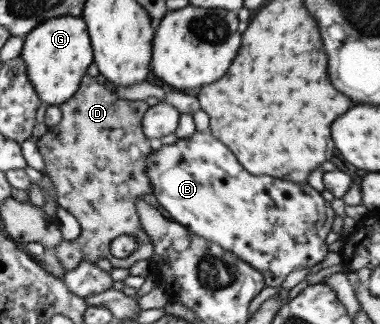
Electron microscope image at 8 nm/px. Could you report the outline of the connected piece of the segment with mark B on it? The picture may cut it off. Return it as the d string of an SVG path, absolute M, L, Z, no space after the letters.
M195 131L190 137L177 139L172 144L155 144L151 151L151 155L149 155L147 161L145 161L145 172L147 173L148 179L151 181L151 191L156 201L159 206L166 210L166 213L169 213L172 221L179 223L184 229L187 229L194 235L203 237L206 241L211 241L212 244L220 246L222 250L230 251L236 258L242 260L244 264L248 264L248 266L256 270L256 272L260 271L262 278L264 278L264 284L267 287L275 288L280 286L284 278L294 270L302 270L305 267L310 268L316 264L320 264L328 253L324 238L328 235L330 224L335 216L334 212L332 212L332 208L330 208L329 201L325 201L320 196L320 193L308 186L307 183L297 184L270 176L253 176L238 163L235 155L210 132L202 133Z

